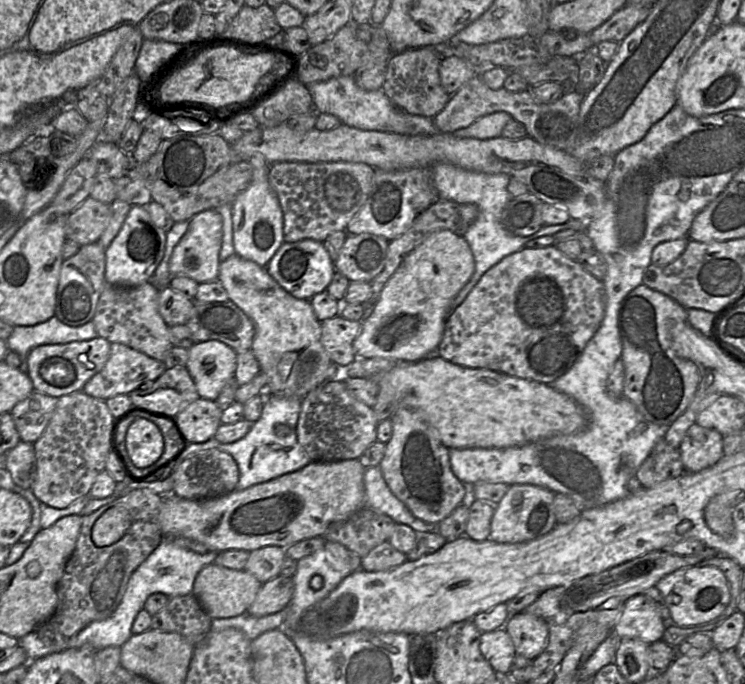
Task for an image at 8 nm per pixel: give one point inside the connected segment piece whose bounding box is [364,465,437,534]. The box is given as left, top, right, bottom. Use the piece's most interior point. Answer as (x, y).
(379, 496)

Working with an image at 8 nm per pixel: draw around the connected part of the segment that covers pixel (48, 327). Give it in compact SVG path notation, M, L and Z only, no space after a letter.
M54 315L46 322L34 326L14 327L11 335L6 340L6 342L9 350L12 352L16 352L21 357L21 361L22 361L22 358L27 358L29 352L37 346L52 345L52 344L66 344L74 341L87 341L96 338L98 336L99 335L95 329L92 320L84 325L72 327L62 323Z

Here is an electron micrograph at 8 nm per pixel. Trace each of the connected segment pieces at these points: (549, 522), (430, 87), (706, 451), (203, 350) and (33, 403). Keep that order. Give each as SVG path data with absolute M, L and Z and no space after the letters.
M513 484L496 505L488 539L496 543L523 543L544 536L556 525L553 510L555 493L530 484Z
M420 47L393 53L386 64L382 90L396 107L405 112L433 118L443 110L451 97L441 85L439 76L441 60L442 56L434 47Z
M693 424L679 446L685 472L699 472L716 464L724 455L723 438L714 429Z
M218 340L196 342L190 349L186 368L189 371L200 397L215 401L223 387L234 378L237 353Z
M34 391L11 411L21 440L35 443L49 424L58 398Z

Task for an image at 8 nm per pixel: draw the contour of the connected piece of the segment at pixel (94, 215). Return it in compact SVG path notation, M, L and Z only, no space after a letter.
M86 198L66 219L65 236L79 246L99 241L110 218L111 204Z

